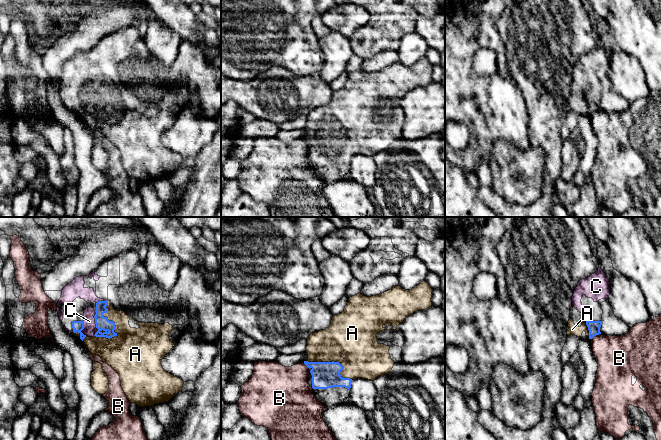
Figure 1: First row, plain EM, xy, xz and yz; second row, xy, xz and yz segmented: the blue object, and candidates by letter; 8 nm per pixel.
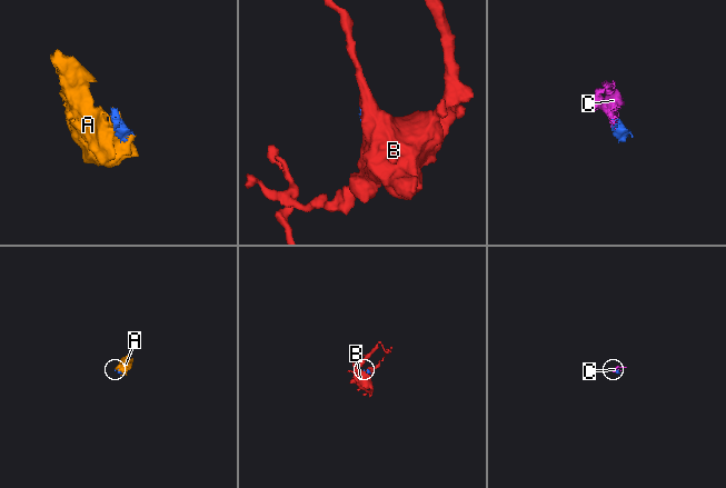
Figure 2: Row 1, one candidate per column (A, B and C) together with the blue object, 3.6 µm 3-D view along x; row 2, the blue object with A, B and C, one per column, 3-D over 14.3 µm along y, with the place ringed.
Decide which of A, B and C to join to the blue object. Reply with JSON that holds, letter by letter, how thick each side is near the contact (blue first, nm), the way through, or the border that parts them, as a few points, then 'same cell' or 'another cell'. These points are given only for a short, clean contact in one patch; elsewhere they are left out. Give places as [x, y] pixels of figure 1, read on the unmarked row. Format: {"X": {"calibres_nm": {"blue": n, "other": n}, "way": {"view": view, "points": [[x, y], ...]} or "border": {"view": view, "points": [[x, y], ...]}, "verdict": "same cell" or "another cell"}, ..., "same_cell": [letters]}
{"A": {"calibres_nm": {"blue": 110, "other": 280}, "verdict": "same cell"}, "B": {"calibres_nm": {"blue": 100, "other": 340}, "border": {"view": "yz", "points": [[600, 109], [590, 115]]}, "verdict": "another cell"}, "C": {"calibres_nm": {"blue": 90, "other": 100}, "verdict": "same cell"}, "same_cell": ["A", "C"]}

